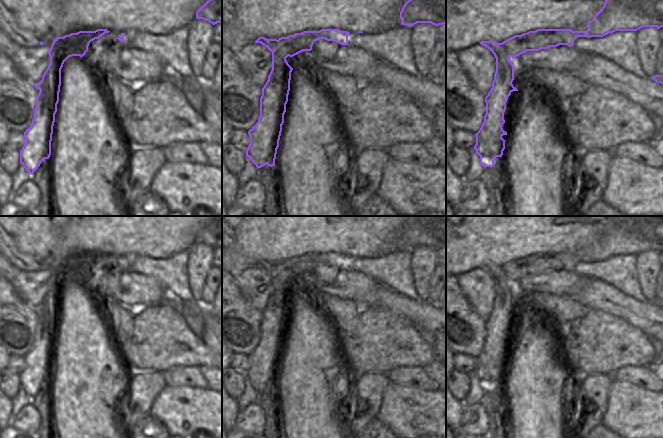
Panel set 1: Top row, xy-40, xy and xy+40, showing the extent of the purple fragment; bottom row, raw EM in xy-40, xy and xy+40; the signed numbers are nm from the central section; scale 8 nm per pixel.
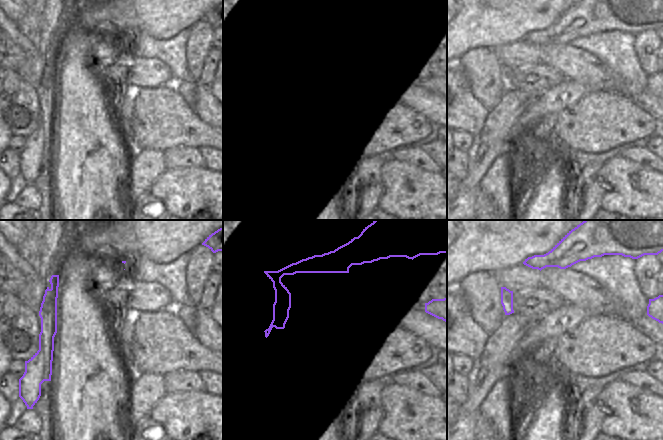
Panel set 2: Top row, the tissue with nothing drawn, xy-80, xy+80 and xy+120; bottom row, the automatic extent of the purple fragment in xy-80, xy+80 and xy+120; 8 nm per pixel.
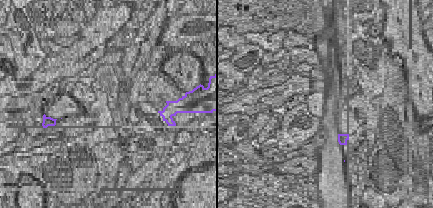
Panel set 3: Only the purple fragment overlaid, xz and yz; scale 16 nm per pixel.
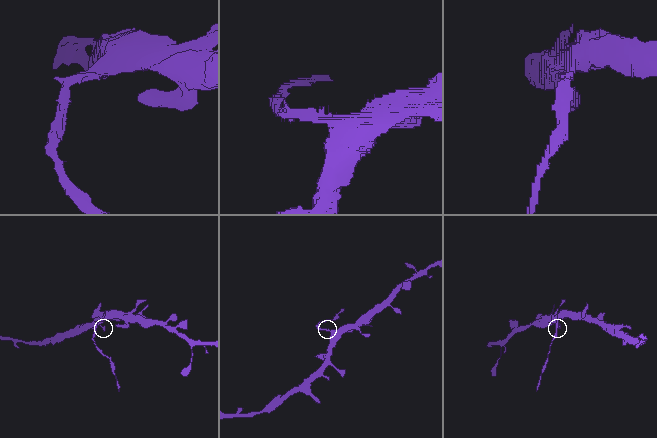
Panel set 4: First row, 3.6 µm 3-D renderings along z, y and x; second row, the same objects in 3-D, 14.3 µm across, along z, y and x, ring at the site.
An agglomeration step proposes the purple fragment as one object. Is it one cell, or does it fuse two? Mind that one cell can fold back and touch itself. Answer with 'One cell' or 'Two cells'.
Two cells

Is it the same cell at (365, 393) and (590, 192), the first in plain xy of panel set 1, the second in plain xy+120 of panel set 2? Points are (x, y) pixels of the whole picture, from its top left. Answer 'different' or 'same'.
same

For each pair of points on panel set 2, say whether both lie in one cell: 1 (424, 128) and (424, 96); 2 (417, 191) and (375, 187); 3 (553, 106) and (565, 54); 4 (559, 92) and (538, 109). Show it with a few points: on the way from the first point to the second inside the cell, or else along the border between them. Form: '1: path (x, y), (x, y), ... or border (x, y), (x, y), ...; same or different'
1: border (405, 101), (431, 122); different
2: border (382, 164), (382, 194), (376, 206); different
3: border (565, 78), (587, 86); different
4: path (554, 97), (543, 107); same

